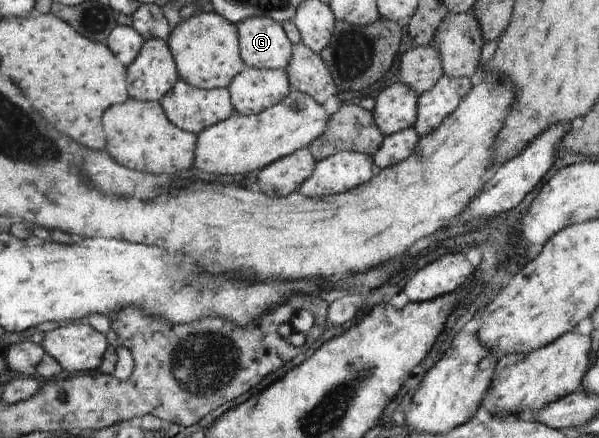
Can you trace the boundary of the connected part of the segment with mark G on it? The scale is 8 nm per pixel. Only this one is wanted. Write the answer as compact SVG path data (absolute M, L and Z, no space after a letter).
M267 17L244 18L236 25L239 54L247 67L286 69L293 45L282 26Z

